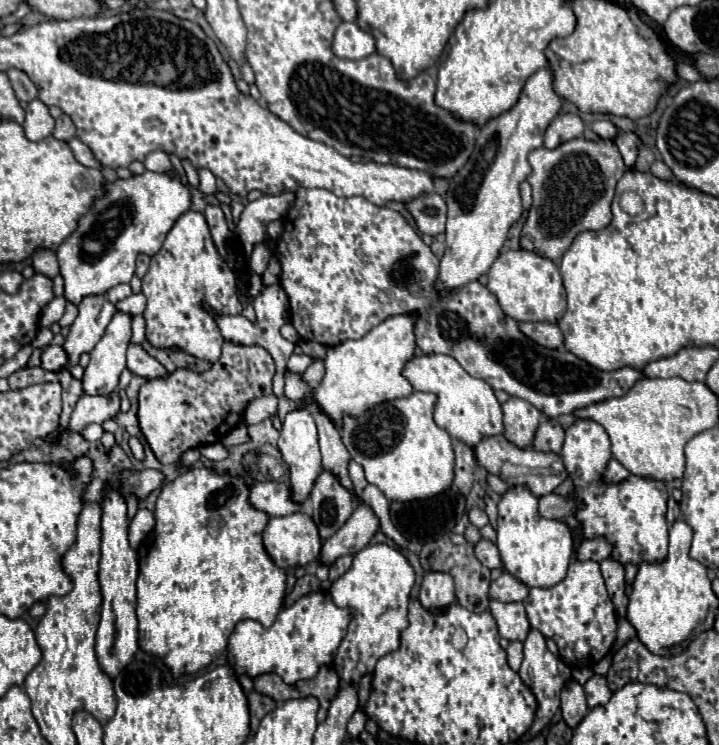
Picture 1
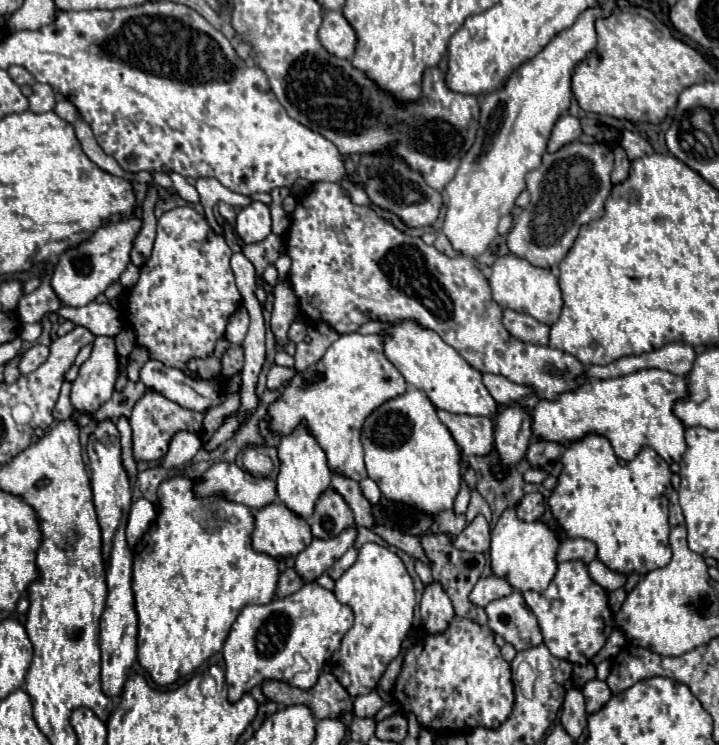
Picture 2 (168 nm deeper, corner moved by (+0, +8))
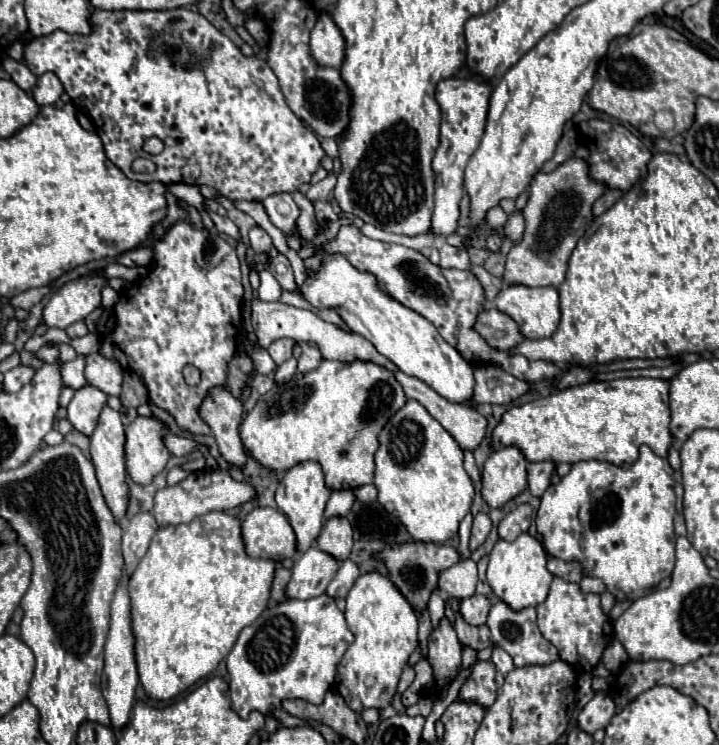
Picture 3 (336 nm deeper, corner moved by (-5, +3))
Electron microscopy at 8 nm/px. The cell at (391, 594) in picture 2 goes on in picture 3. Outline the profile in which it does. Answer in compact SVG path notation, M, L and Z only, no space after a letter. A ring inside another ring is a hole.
M367 573L357 579L347 595L345 619L355 641L339 663L337 691L355 713L371 707L385 709L393 701L409 655L417 649L417 615L405 597L393 589L389 577L381 573Z

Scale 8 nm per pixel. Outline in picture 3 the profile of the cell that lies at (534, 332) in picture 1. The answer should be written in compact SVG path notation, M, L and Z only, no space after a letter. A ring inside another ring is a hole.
M483 309L477 315L473 329L485 339L487 345L501 351L507 351L523 341L521 331L517 329L517 323L509 315L497 309Z

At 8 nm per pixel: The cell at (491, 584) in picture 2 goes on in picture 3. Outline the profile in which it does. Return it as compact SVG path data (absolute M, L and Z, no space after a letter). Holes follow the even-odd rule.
M473 595L459 603L459 613L469 625L483 625L489 609L491 609L491 603L483 595Z

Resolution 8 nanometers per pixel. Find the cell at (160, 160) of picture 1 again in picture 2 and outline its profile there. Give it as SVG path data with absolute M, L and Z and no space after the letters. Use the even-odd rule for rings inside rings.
M170 172L170 180L172 180L172 184L174 184L174 190L176 190L186 202L198 202L198 200L200 200L196 188L194 188L192 184L188 184L184 176L180 176L178 172Z

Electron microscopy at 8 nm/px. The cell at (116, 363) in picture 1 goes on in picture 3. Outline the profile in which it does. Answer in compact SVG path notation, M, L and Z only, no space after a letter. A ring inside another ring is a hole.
M91 385L85 389L79 389L75 397L71 399L67 407L67 419L75 427L75 431L91 437L93 429L97 425L97 417L101 411L101 405L107 403L107 395Z

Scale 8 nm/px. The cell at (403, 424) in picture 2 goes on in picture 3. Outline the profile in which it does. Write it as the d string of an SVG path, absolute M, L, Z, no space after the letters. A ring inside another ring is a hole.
M409 399L385 425L385 429L379 435L379 451L375 453L375 487L379 491L377 501L383 505L383 509L399 519L409 535L415 541L425 543L445 543L457 535L459 523L463 517L471 511L471 503L475 497L473 481L463 469L463 449L457 445L457 441L441 427L439 421L435 421L423 405Z

